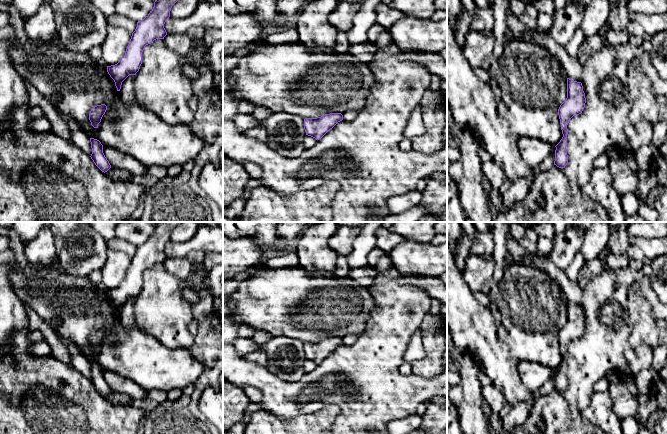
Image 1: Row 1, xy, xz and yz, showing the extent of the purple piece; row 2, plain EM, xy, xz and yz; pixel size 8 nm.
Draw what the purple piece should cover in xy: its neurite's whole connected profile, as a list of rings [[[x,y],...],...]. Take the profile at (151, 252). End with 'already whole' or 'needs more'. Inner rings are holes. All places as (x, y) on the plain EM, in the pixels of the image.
[[[159,222],[155,224],[150,237],[141,245],[132,257],[125,279],[121,284],[107,290],[107,296],[114,304],[117,315],[120,315],[122,306],[129,299],[136,299],[142,288],[142,276],[146,269],[156,263],[164,263],[167,256],[164,252],[166,244],[170,241],[172,230],[180,222]]]; already whole

